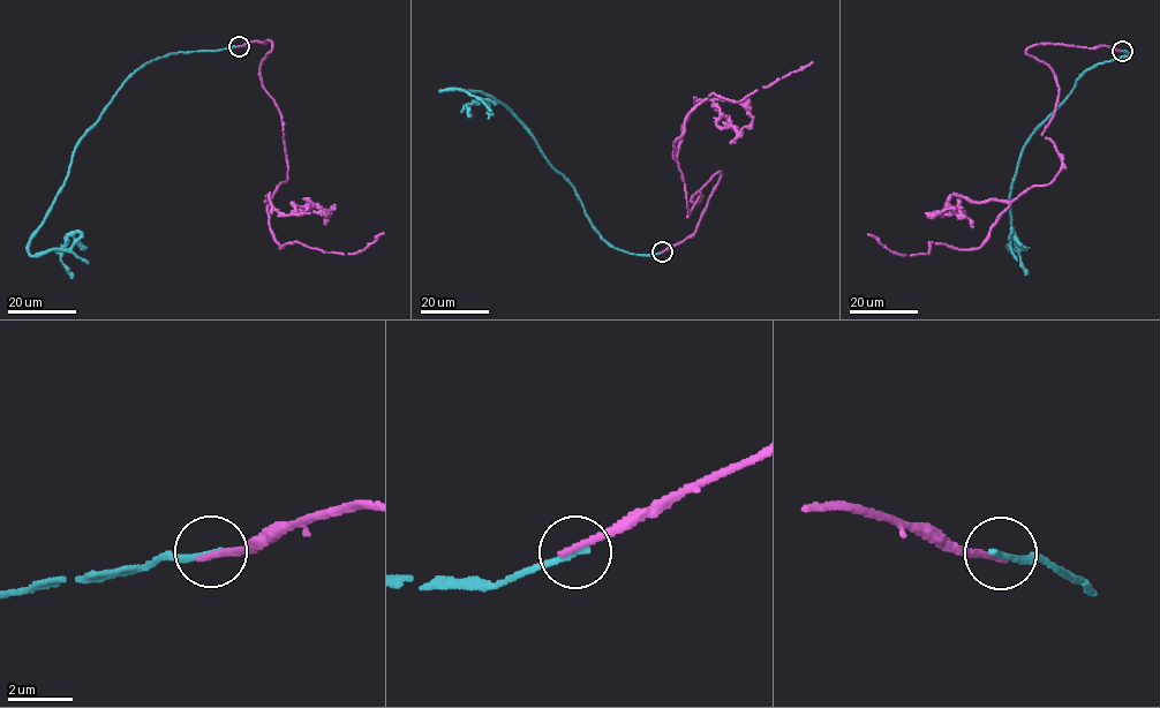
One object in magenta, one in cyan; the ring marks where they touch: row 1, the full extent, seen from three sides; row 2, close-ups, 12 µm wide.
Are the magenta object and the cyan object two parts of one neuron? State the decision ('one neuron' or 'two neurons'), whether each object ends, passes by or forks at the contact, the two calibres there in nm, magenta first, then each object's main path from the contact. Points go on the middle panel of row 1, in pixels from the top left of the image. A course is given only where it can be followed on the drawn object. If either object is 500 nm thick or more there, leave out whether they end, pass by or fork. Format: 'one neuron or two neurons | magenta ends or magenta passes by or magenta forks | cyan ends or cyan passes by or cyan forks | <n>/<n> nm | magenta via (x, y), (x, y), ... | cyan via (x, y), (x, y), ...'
two neurons | magenta ends | cyan ends | 200/240 nm | magenta via (662, 251), (694, 232), (721, 172), (687, 213), (673, 153), (686, 115), (712, 93), (740, 102), (812, 61) | cyan via (662, 251), (608, 245), (506, 106), (481, 91), (441, 91), (492, 102), (466, 105), (468, 114)

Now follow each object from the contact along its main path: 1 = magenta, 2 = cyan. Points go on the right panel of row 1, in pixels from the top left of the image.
1: (1121, 51), (1026, 50), (1057, 87), (1041, 134), (1061, 167), (979, 247), (899, 255), (868, 233)
2: (1121, 51), (1134, 54), (1084, 72), (1024, 148), (1009, 198), (1015, 248), (1008, 248), (1012, 228), (1024, 275)

